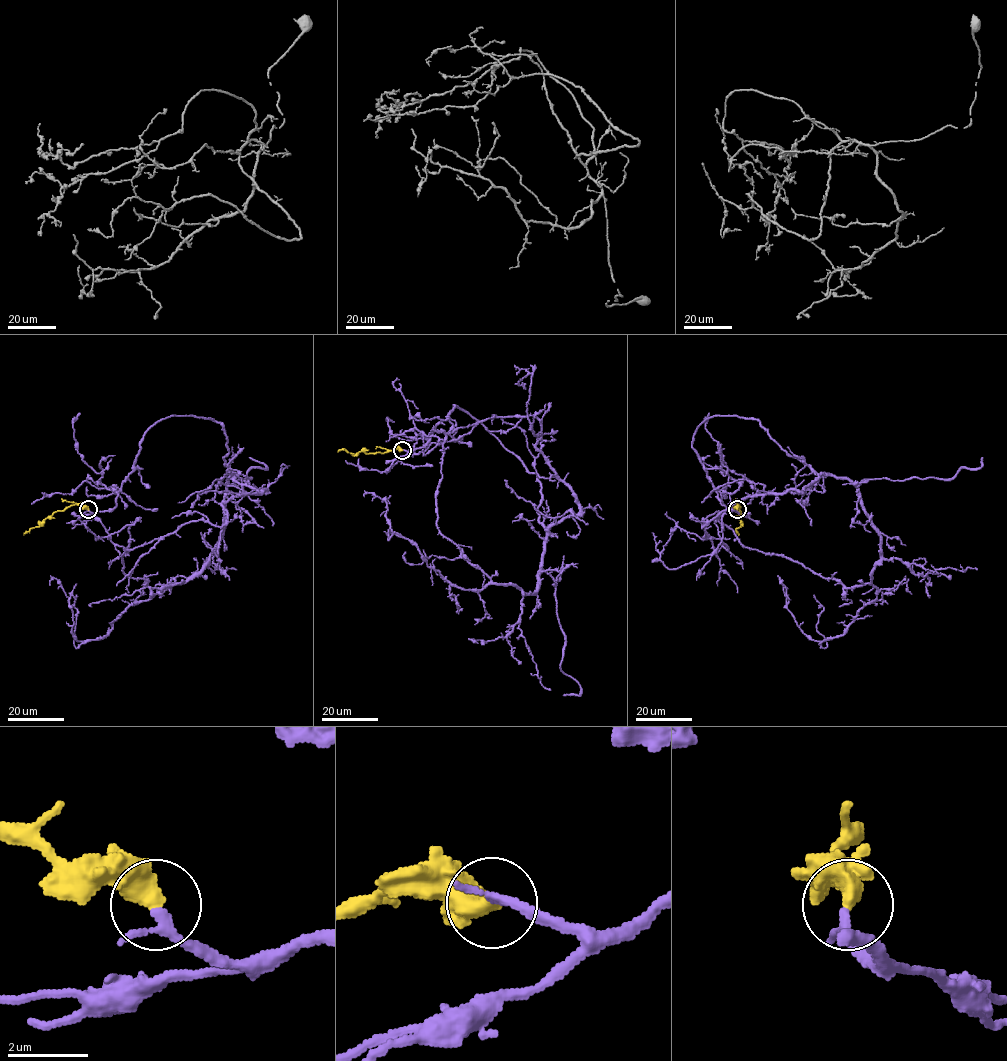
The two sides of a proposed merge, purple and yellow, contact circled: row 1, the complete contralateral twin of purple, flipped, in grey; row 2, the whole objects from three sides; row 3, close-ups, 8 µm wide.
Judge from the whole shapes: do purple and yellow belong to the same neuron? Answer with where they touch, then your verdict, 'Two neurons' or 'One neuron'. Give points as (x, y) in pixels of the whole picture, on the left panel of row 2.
Place: (88, 509). One neuron

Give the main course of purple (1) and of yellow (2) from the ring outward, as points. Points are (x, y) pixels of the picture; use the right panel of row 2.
1: (737, 510), (692, 447), (714, 416), (846, 477), (880, 561), (846, 588), (666, 512)
2: (737, 509), (741, 526), (736, 531), (739, 535)

